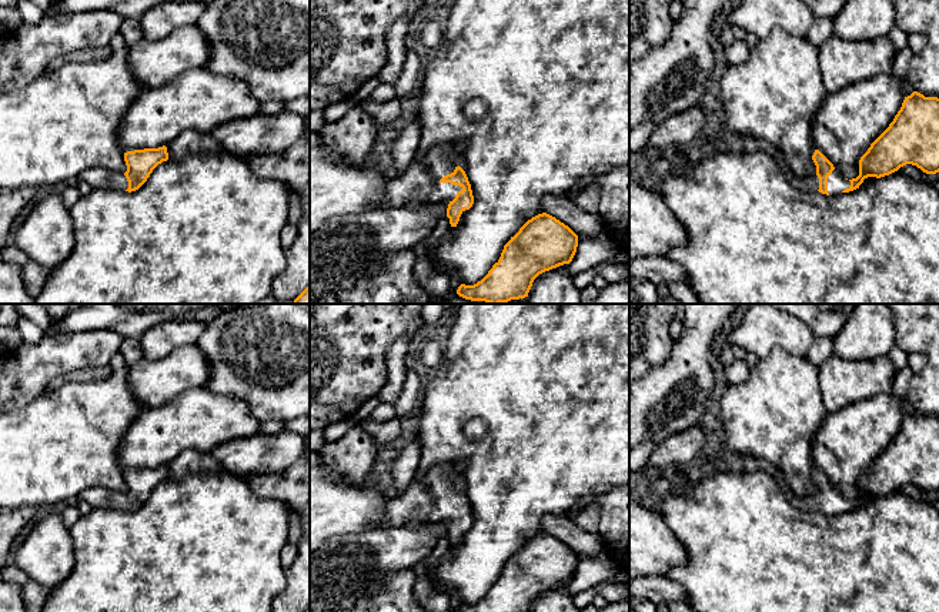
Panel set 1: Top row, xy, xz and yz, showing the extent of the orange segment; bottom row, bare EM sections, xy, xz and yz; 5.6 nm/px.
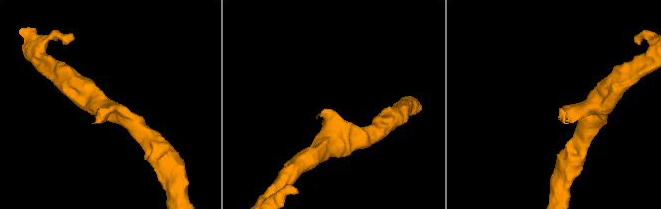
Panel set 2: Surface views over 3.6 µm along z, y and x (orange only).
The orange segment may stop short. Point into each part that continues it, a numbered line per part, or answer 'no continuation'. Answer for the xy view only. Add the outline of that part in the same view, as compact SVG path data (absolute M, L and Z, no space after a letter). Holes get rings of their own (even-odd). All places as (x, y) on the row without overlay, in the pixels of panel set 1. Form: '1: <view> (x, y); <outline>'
1: xy (99, 497); M103 486L86 489L77 496L77 499L86 501L93 508L114 508L120 511L126 511L128 508L128 501L124 492L116 492Z

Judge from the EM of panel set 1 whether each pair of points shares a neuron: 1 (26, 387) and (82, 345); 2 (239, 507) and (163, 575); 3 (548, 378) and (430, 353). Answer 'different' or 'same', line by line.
1: same
2: same
3: different

